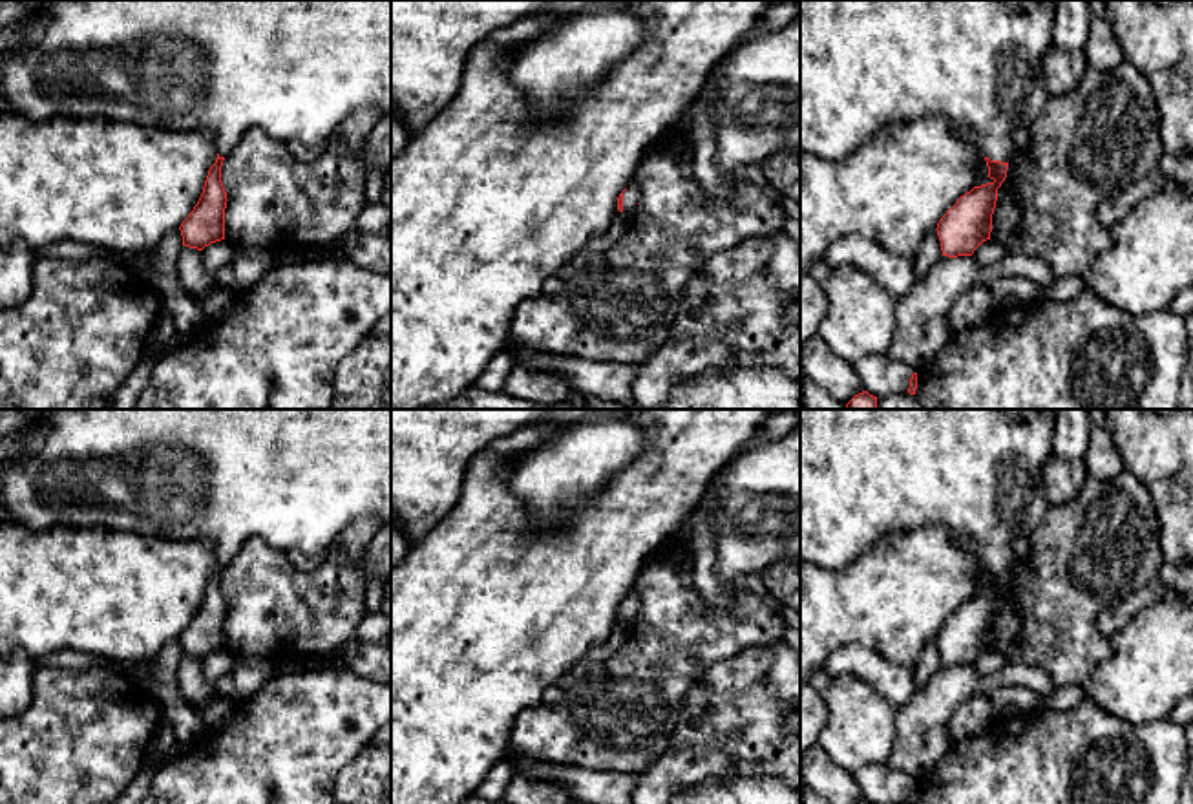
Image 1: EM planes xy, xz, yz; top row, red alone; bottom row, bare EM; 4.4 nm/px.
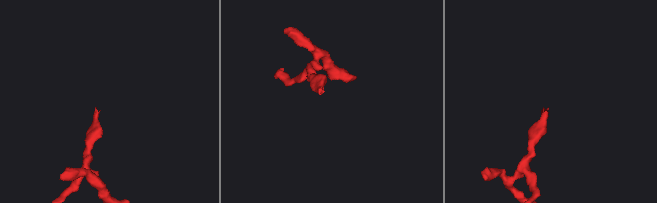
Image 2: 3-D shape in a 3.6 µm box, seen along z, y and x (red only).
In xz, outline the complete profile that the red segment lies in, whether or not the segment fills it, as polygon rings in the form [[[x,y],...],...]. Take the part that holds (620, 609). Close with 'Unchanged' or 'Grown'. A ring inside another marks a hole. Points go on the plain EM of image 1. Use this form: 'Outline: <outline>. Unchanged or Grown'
Outline: [[[632,588],[630,594],[618,607],[618,619],[630,627],[638,623],[638,614],[639,614],[639,594],[636,592],[636,588]]]. Grown

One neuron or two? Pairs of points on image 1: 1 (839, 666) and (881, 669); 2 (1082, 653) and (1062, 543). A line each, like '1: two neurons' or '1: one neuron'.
1: one neuron
2: one neuron

